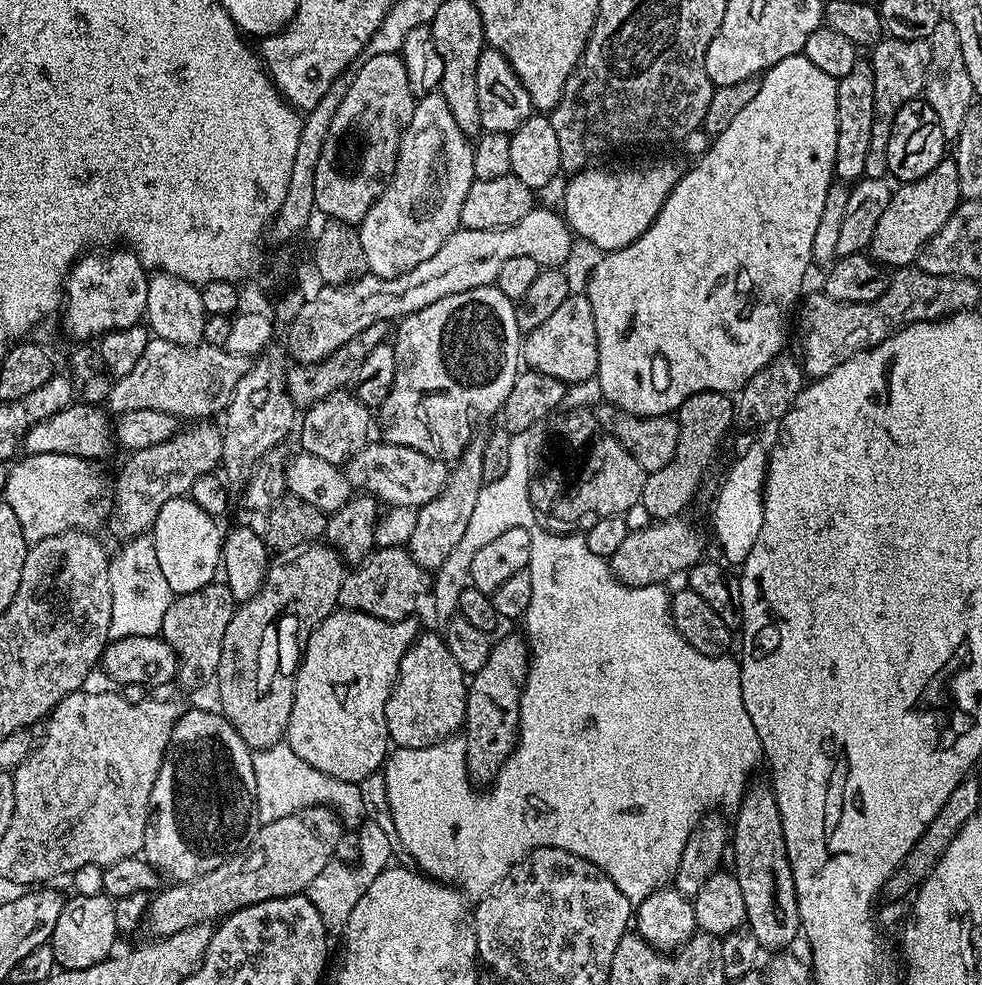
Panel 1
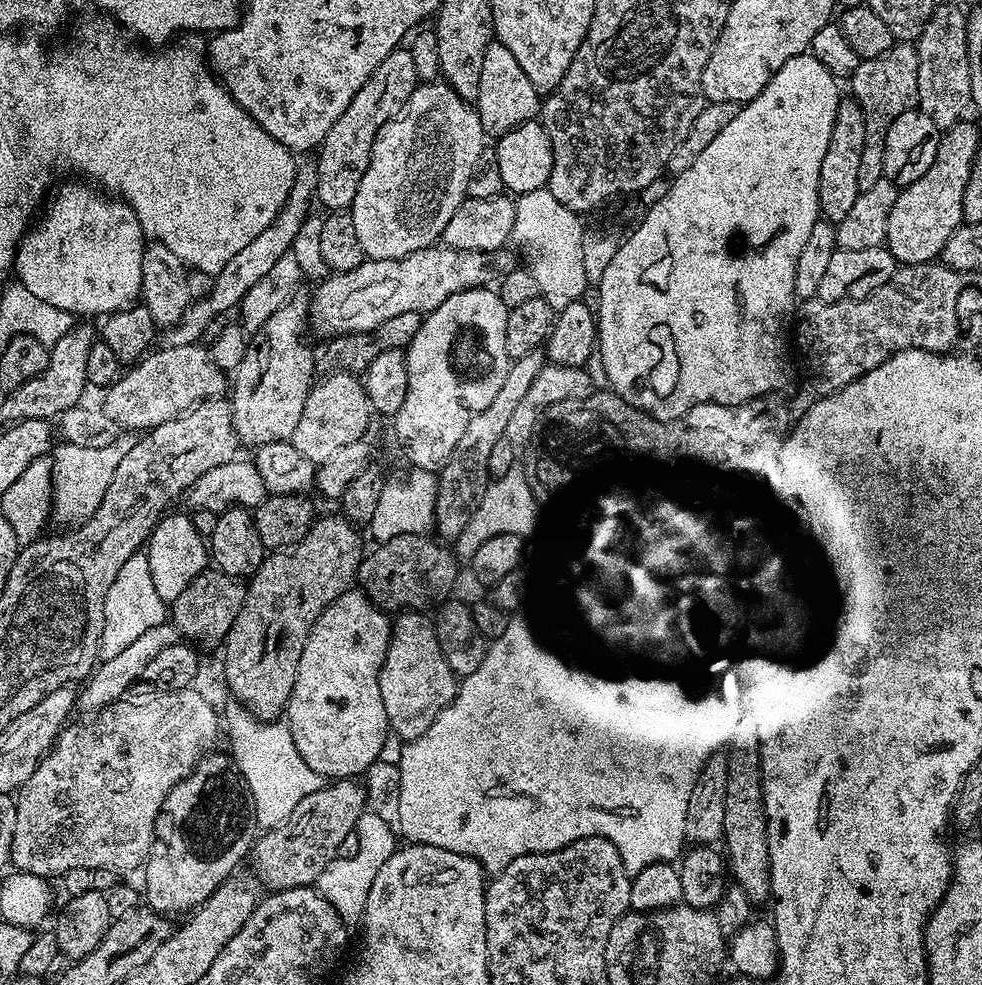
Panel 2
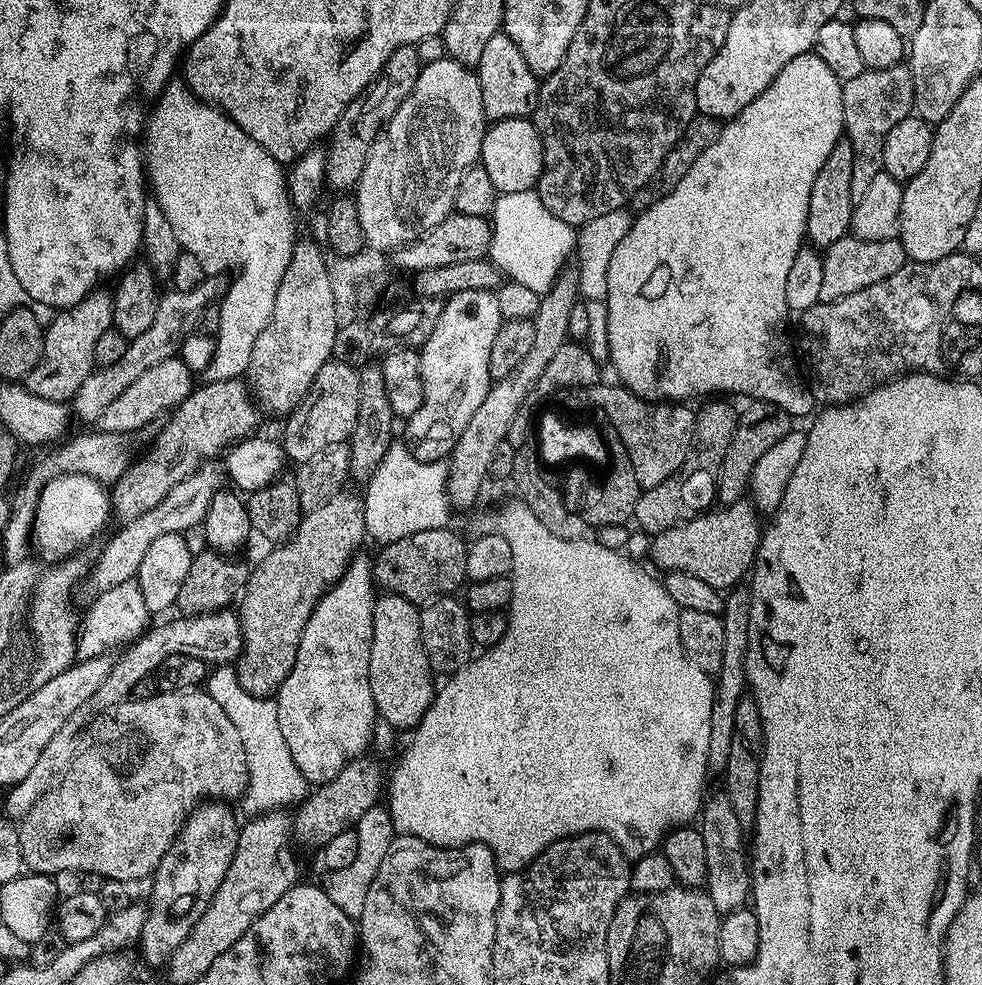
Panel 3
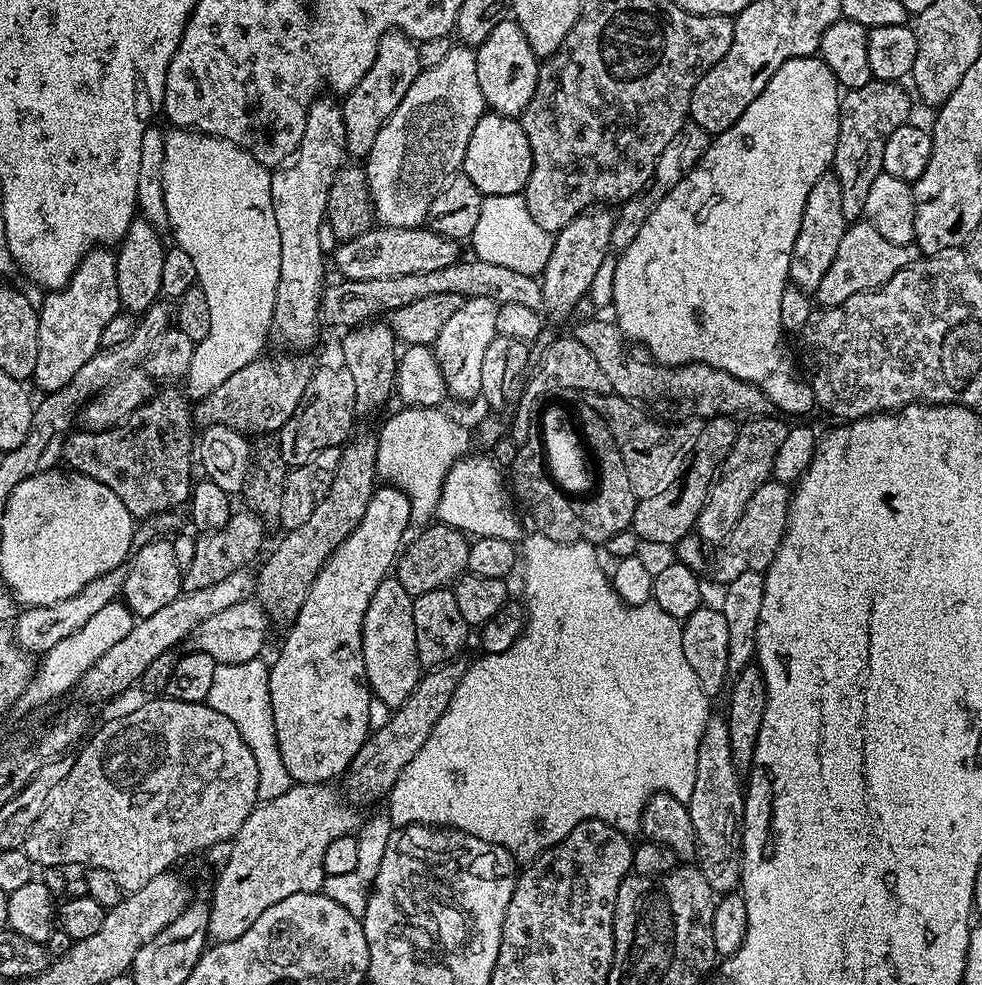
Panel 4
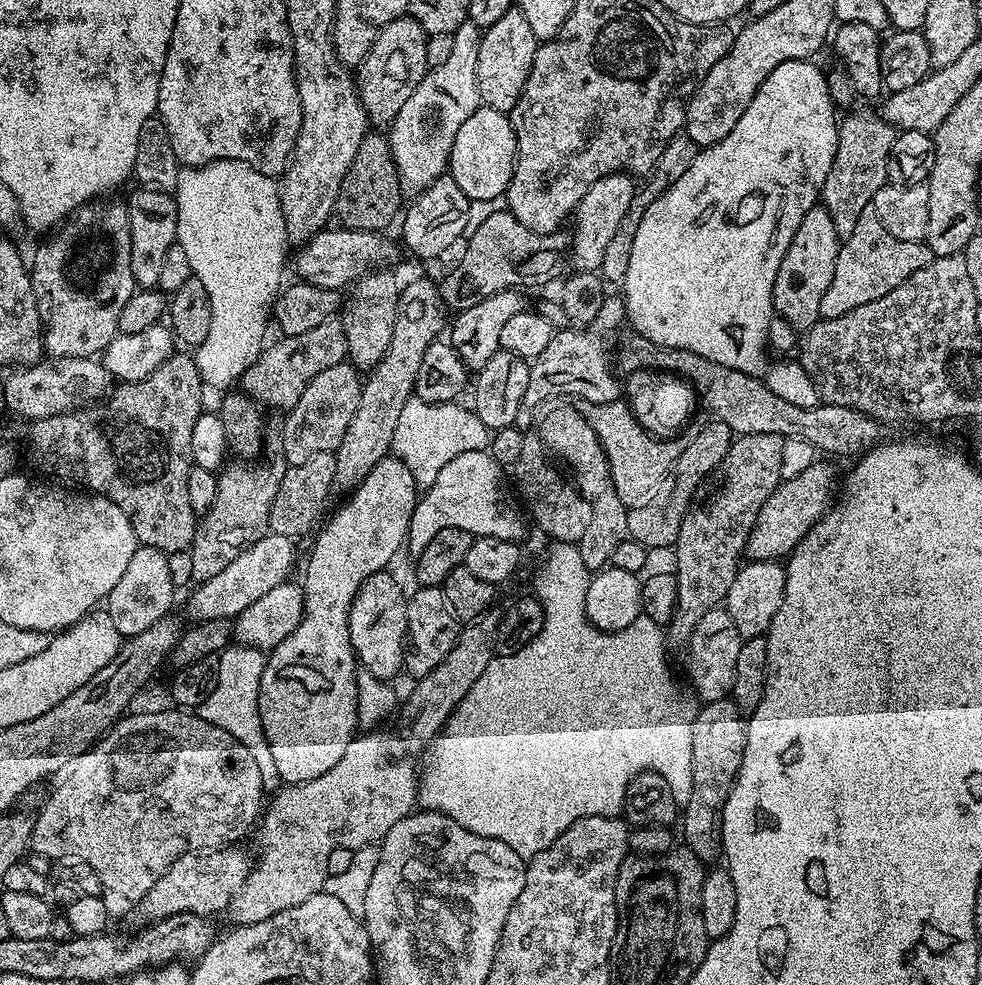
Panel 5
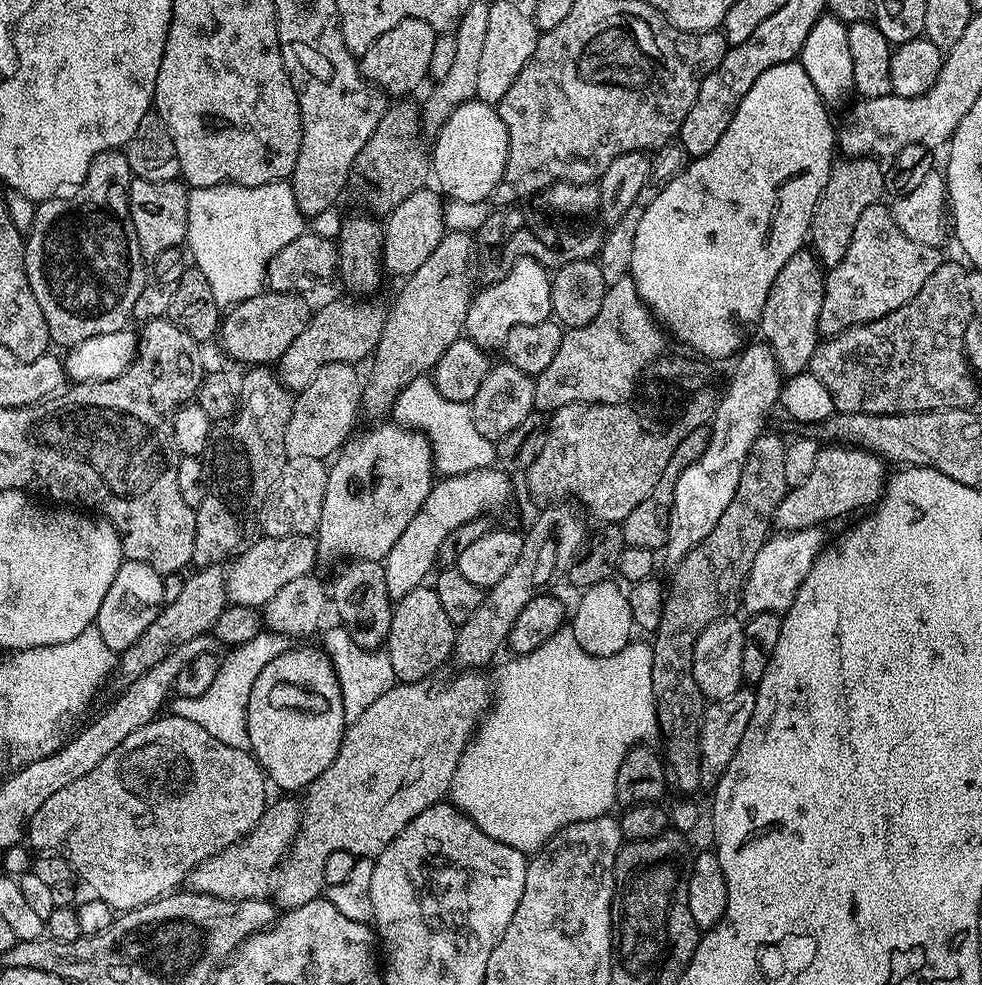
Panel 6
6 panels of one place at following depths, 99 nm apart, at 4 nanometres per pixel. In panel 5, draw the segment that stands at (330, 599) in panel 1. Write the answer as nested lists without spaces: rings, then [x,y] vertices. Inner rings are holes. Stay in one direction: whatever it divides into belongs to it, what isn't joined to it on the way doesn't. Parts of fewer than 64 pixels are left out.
[[[412,280],[409,284],[405,283],[403,285],[400,300],[396,304],[396,317],[394,318],[394,334],[390,334],[390,347],[386,350],[386,354],[382,358],[382,362],[378,362],[376,368],[371,369],[371,372],[367,375],[367,378],[361,383],[360,386],[360,397],[358,398],[358,410],[354,410],[354,418],[350,418],[350,426],[346,426],[346,434],[342,434],[342,442],[336,447],[334,453],[336,458],[336,484],[339,487],[344,487],[345,490],[351,490],[360,484],[362,478],[374,470],[374,466],[378,466],[378,462],[385,459],[392,451],[392,439],[394,438],[394,430],[398,426],[398,417],[402,415],[402,406],[406,406],[408,400],[413,399],[414,391],[416,388],[416,378],[418,376],[418,365],[422,362],[422,354],[426,354],[426,346],[430,346],[434,341],[441,339],[442,333],[440,331],[445,331],[446,320],[444,324],[444,312],[446,313],[445,305],[442,303],[442,292],[439,287],[436,288],[428,280]]]

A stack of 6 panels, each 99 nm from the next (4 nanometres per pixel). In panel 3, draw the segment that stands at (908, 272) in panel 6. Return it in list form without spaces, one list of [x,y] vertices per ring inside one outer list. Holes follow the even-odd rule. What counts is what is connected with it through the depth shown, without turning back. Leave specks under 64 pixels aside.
[[[851,234],[838,238],[838,242],[823,249],[822,255],[824,262],[820,289],[821,304],[829,304],[850,294],[858,294],[858,290],[866,290],[866,286],[874,286],[874,282],[882,282],[882,278],[898,274],[898,270],[902,270],[902,266],[909,263],[906,250],[900,245],[899,239],[863,240]]]

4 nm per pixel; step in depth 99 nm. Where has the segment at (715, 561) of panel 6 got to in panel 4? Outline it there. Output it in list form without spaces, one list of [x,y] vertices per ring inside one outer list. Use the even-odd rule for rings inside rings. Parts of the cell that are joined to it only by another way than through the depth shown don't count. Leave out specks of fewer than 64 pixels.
[[[775,415],[753,416],[745,419],[737,427],[734,446],[723,464],[720,465],[718,479],[708,489],[708,496],[696,519],[695,535],[705,545],[723,545],[728,535],[734,530],[736,523],[742,518],[746,510],[746,502],[754,498],[754,490],[758,490],[758,486],[772,479],[774,454],[778,454],[778,446],[782,446],[789,429],[789,425],[783,424],[779,420],[781,417]]]

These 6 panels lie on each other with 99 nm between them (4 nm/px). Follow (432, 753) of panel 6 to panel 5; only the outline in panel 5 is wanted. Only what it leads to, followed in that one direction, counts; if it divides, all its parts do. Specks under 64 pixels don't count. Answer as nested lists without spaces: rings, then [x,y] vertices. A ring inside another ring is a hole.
[[[357,734],[352,737],[350,746],[346,746],[346,754],[342,754],[342,758],[338,758],[337,764],[330,766],[330,770],[326,770],[326,774],[318,774],[318,778],[314,778],[310,782],[290,784],[281,787],[279,791],[275,793],[277,796],[274,797],[272,801],[270,801],[271,799],[267,801],[266,807],[259,817],[258,827],[254,832],[254,837],[256,836],[256,848],[260,853],[255,853],[254,863],[251,865],[251,872],[246,878],[245,884],[239,892],[234,894],[233,900],[229,902],[226,909],[226,916],[229,916],[229,918],[233,920],[231,922],[233,925],[239,926],[241,924],[262,922],[266,918],[270,918],[282,910],[288,910],[290,906],[298,906],[298,902],[306,902],[306,898],[314,898],[314,894],[323,891],[324,880],[329,876],[327,872],[327,859],[333,850],[337,850],[339,847],[355,850],[368,845],[375,845],[377,842],[383,841],[384,835],[390,830],[390,826],[394,826],[394,822],[402,822],[402,818],[412,815],[418,804],[417,769],[415,767],[412,769],[404,760],[392,760],[391,754],[388,753],[388,744],[382,737],[372,736],[376,734],[364,735],[368,736]]]

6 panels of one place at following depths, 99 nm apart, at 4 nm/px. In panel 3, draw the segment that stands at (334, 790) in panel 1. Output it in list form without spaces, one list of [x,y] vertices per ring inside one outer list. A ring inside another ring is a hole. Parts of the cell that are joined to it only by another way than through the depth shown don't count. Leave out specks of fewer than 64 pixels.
[[[216,666],[208,673],[206,691],[222,710],[226,710],[226,718],[234,722],[238,734],[242,738],[242,746],[246,746],[246,766],[248,767],[248,785],[242,797],[247,815],[263,815],[287,809],[287,804],[299,805],[308,795],[310,785],[307,778],[294,766],[294,758],[290,758],[290,746],[286,746],[286,738],[282,738],[282,729],[278,723],[278,706],[275,699],[267,696],[255,696],[242,686],[238,680],[235,667]]]

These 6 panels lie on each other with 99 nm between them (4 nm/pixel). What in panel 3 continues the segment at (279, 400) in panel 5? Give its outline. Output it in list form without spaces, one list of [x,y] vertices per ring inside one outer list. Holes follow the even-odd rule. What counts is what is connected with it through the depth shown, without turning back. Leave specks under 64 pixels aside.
[[[243,379],[204,382],[201,385],[201,388],[200,385],[193,387],[190,395],[177,408],[172,409],[166,419],[165,428],[161,430],[156,440],[153,440],[147,449],[149,452],[140,461],[137,459],[128,465],[120,479],[111,485],[112,510],[117,521],[133,520],[138,518],[138,514],[158,506],[158,502],[162,502],[162,498],[166,498],[166,494],[170,494],[170,490],[174,486],[178,486],[178,482],[182,482],[187,476],[192,475],[201,465],[208,462],[211,456],[218,455],[217,457],[219,457],[237,440],[247,440],[257,431],[256,423],[259,422],[261,413],[258,411],[258,405],[252,399],[252,393]]]

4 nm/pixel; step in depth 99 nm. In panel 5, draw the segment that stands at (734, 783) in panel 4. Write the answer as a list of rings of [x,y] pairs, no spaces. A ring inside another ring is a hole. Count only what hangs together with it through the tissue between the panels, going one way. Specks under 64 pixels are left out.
[[[731,698],[709,700],[695,709],[690,738],[690,798],[682,805],[680,827],[684,832],[685,845],[702,862],[709,862],[721,849],[719,840],[719,813],[736,781],[742,766],[742,754],[746,746],[745,713]]]

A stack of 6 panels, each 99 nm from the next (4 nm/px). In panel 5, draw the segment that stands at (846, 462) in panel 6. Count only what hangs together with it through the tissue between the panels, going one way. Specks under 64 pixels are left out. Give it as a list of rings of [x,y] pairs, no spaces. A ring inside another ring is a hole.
[[[818,458],[810,466],[806,466],[802,474],[794,474],[792,480],[781,479],[774,494],[766,498],[766,503],[758,514],[756,525],[748,539],[748,560],[780,562],[792,555],[798,542],[806,538],[806,534],[828,513],[833,503],[834,493],[838,488],[838,476],[836,480],[836,468],[832,464],[835,463]]]

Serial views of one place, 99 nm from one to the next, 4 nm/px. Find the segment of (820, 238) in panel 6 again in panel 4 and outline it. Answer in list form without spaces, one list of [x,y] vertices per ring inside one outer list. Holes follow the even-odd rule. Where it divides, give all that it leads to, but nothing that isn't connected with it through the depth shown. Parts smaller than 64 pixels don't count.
[[[872,79],[866,86],[849,88],[841,95],[834,175],[842,186],[842,214],[845,221],[856,222],[863,217],[866,193],[870,191],[874,178],[878,178],[878,174],[884,170],[882,153],[886,151],[886,138],[890,138],[898,126],[909,123],[908,111],[912,108],[913,97],[904,86],[894,80]]]

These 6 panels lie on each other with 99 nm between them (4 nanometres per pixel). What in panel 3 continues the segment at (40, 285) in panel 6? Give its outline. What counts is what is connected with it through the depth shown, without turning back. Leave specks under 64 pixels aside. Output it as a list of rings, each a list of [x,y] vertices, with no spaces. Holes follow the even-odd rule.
[[[93,290],[88,293],[88,297],[74,306],[57,311],[56,316],[44,330],[44,345],[42,346],[42,358],[34,370],[24,377],[22,384],[28,388],[30,394],[36,394],[38,398],[50,399],[61,402],[71,401],[76,395],[76,391],[86,382],[86,378],[94,370],[94,346],[98,343],[98,338],[106,334],[106,330],[112,327],[112,298],[106,291]]]

